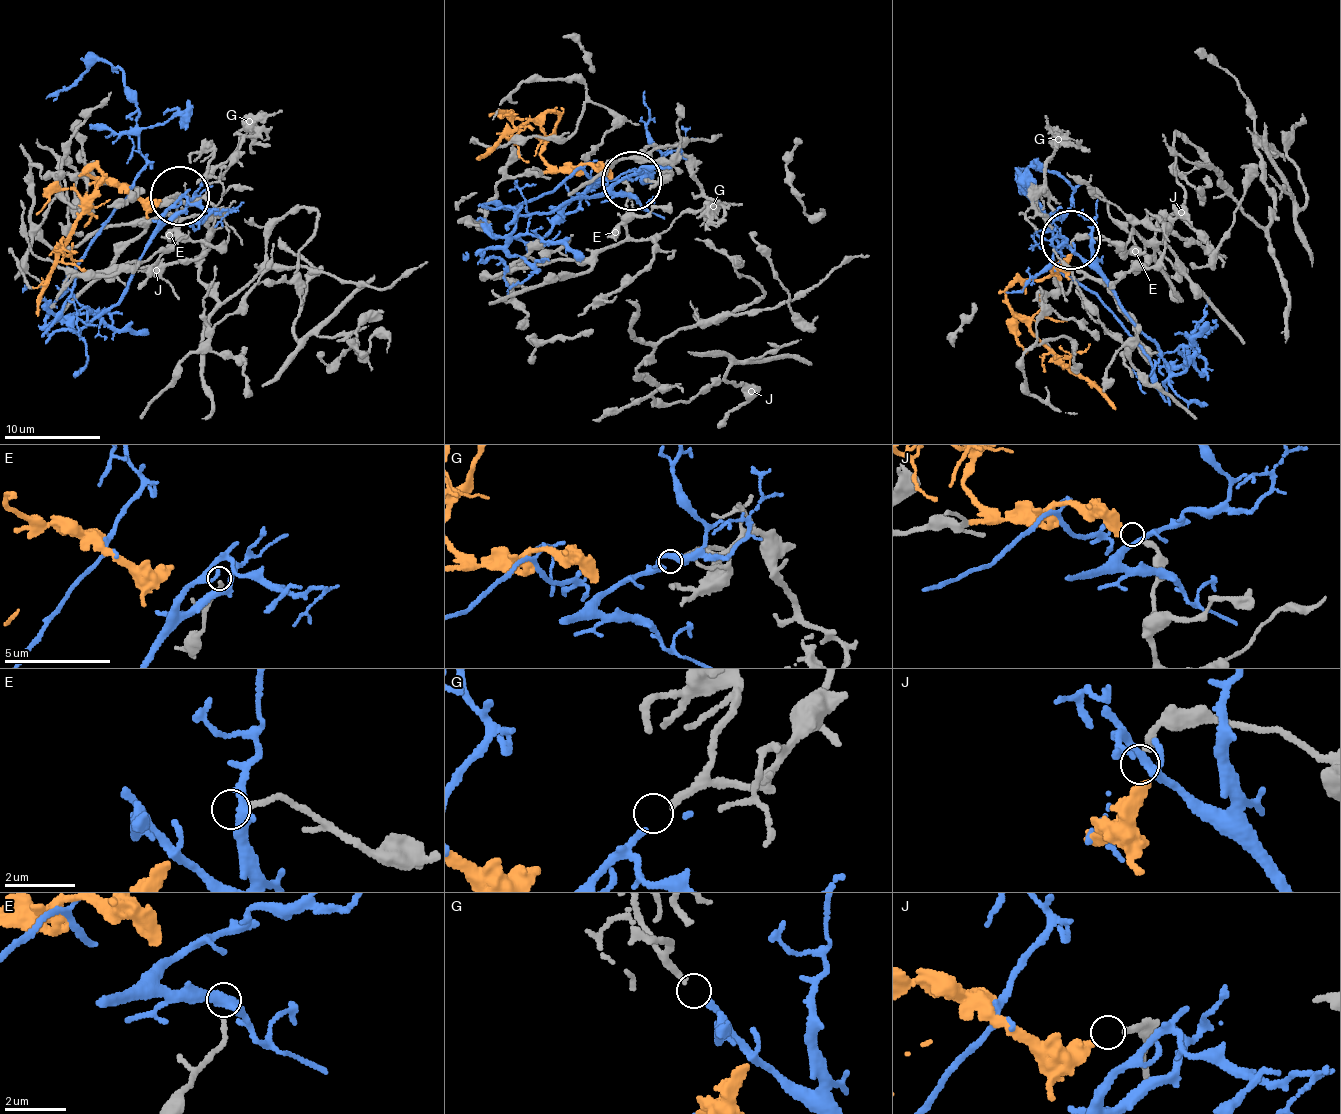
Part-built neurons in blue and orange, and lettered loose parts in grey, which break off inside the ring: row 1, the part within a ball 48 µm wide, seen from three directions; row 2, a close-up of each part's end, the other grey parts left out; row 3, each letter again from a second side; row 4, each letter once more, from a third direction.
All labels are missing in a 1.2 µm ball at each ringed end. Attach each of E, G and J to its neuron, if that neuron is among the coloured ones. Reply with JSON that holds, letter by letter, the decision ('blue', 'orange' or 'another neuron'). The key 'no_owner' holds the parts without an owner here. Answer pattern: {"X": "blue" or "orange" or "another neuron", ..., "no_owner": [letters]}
{"E": "another neuron", "G": "blue", "J": "another neuron", "no_owner": ["E", "J"]}

